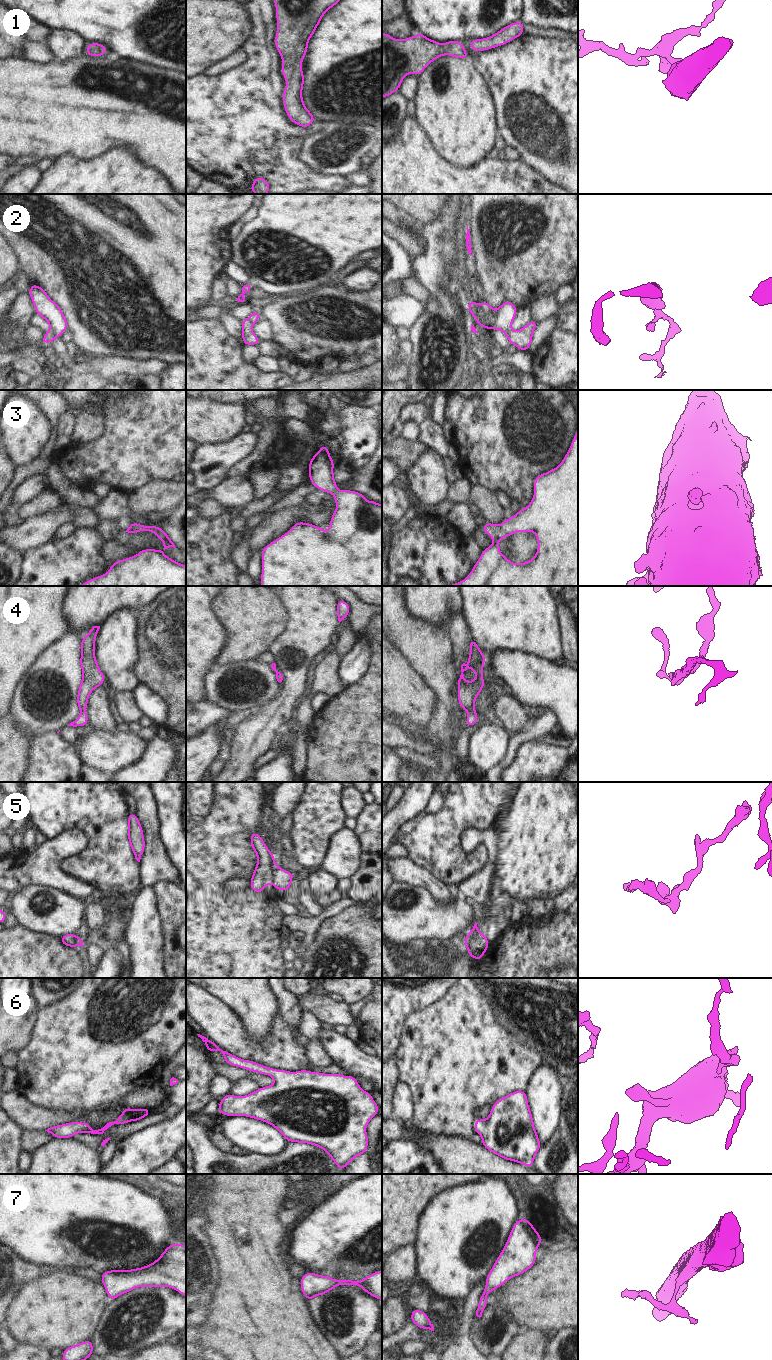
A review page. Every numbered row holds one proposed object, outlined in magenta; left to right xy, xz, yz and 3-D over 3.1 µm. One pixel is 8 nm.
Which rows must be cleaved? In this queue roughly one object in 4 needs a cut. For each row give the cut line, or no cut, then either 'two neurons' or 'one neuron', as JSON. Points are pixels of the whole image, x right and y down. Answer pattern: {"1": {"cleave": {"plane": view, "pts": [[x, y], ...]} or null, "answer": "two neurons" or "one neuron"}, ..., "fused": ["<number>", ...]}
{"1": {"cleave": null, "answer": "one neuron"}, "2": {"cleave": {"plane": "xy", "pts": [[50, 328], [55, 337]]}, "answer": "two neurons"}, "3": {"cleave": null, "answer": "one neuron"}, "4": {"cleave": null, "answer": "one neuron"}, "5": {"cleave": {"plane": "xz", "pts": [[275, 864], [271, 880]]}, "answer": "two neurons"}, "6": {"cleave": null, "answer": "one neuron"}, "7": {"cleave": null, "answer": "one neuron"}, "fused": ["2", "5"]}

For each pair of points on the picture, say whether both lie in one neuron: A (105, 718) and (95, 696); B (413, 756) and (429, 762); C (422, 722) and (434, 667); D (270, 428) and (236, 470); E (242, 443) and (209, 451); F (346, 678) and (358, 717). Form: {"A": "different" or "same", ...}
{"A": "same", "B": "same", "C": "different", "D": "same", "E": "same", "F": "different"}

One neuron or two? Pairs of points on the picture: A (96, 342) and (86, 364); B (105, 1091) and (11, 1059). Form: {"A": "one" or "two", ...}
{"A": "two", "B": "two"}

